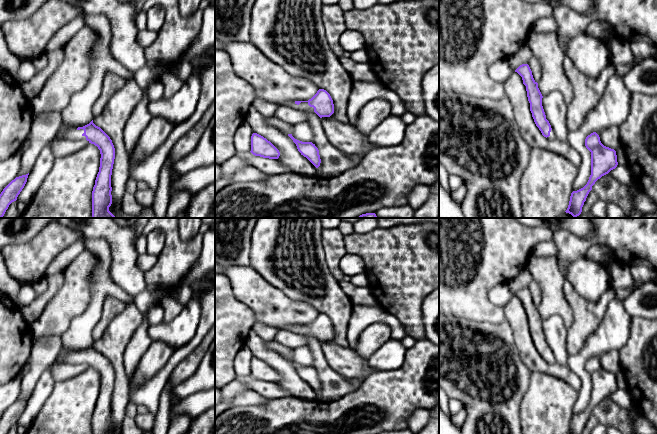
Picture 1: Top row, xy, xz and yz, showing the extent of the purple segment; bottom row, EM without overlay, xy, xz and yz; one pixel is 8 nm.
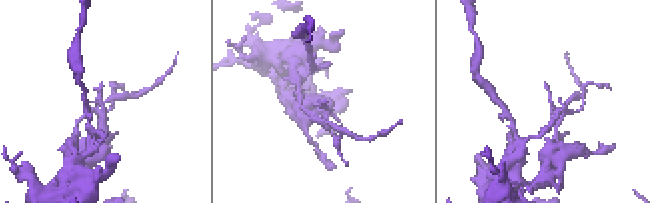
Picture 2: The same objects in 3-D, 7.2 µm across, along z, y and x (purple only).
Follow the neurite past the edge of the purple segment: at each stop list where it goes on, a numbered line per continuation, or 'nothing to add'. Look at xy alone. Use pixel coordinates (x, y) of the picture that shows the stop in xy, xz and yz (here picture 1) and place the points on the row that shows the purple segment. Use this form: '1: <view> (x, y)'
1: xy (69, 133)

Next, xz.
1: xz (303, 106)

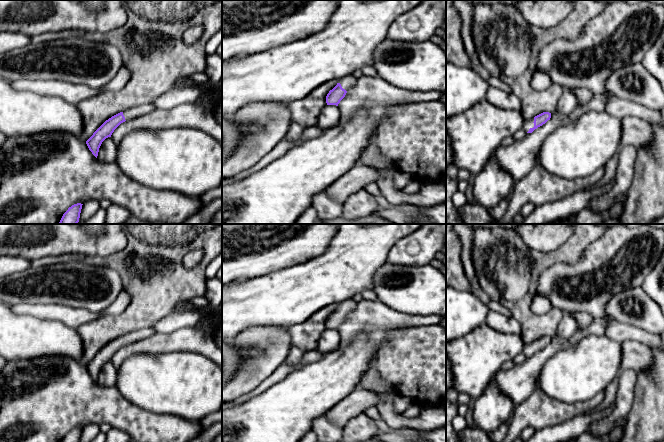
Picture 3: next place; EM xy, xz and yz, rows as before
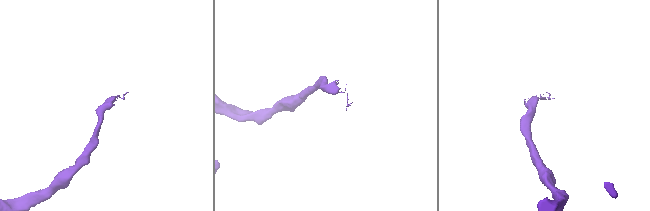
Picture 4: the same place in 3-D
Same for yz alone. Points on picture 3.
1: yz (528, 124)

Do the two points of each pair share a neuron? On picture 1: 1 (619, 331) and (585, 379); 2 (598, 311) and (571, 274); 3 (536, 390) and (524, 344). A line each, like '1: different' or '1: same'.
1: same
2: different
3: different

